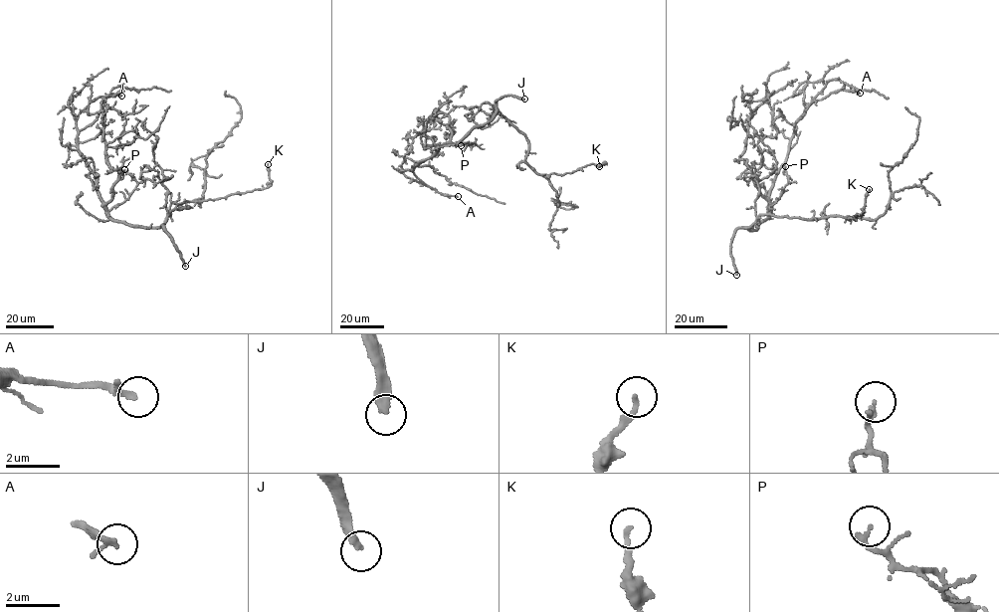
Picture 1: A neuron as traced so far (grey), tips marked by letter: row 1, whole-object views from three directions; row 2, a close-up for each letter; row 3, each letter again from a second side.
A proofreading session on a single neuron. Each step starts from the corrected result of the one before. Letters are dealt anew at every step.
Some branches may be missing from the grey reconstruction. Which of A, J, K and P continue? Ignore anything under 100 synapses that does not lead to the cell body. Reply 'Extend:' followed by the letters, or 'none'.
Extend: J

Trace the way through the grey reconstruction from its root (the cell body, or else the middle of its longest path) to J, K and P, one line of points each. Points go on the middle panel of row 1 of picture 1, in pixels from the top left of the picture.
J: (492, 117), (499, 100), (507, 95), (524, 99)
K: (492, 117), (498, 110), (524, 134), (528, 144), (525, 161), (539, 174), (564, 174), (605, 162), (599, 166)
P: (492, 117), (455, 143), (476, 144), (461, 145)

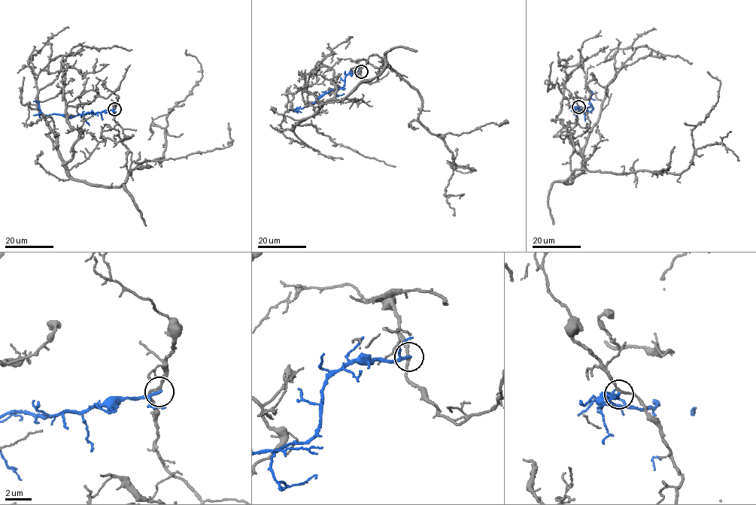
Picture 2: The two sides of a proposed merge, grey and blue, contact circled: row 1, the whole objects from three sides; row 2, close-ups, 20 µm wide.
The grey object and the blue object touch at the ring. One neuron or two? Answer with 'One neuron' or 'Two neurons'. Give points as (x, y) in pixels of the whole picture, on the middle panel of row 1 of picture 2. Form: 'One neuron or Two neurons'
Two neurons

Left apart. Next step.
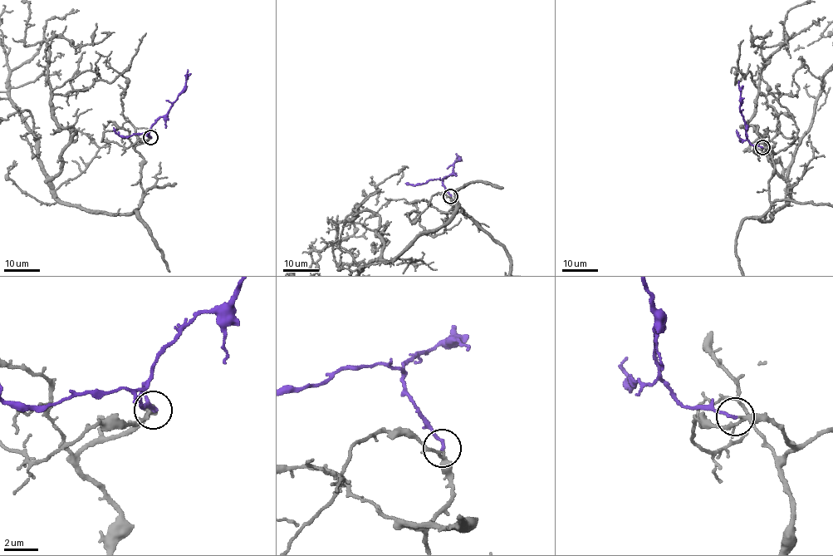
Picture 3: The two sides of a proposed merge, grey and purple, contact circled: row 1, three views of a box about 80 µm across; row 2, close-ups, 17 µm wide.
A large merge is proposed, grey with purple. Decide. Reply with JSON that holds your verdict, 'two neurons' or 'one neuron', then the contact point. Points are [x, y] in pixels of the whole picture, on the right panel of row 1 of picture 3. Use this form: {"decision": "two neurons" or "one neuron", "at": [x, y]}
{"decision": "one neuron", "at": [762, 147]}

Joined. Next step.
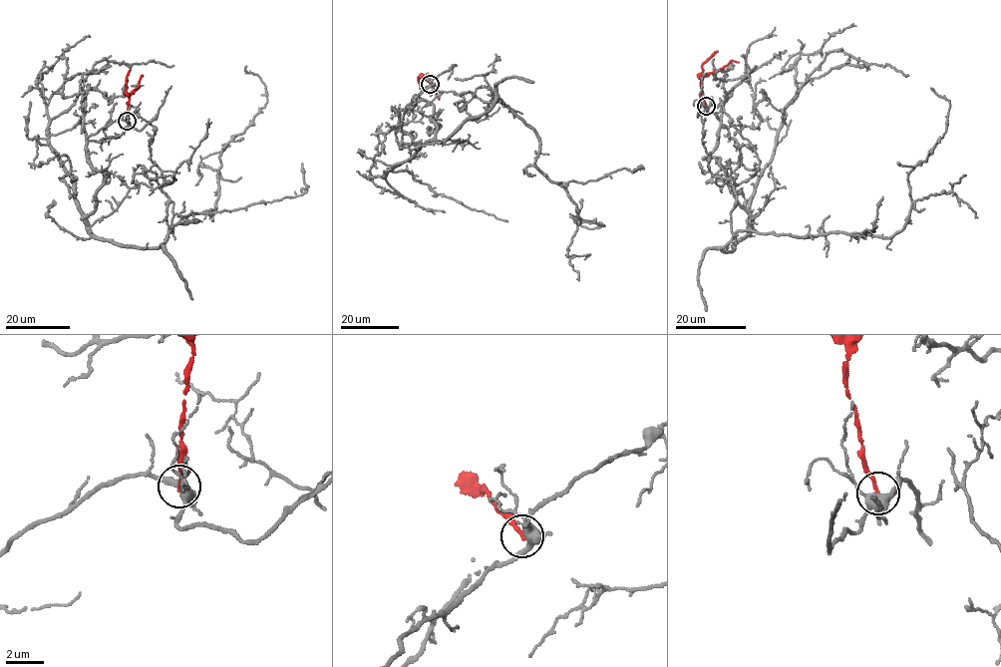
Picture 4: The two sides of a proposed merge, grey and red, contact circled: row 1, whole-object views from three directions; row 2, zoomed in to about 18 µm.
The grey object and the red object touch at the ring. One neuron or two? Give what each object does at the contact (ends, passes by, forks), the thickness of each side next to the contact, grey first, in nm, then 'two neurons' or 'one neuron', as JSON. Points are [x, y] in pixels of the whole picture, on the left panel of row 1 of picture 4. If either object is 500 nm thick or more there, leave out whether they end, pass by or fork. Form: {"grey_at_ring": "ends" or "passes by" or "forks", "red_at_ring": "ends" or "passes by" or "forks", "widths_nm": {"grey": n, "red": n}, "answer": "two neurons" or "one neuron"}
{"grey_at_ring": "forks", "red_at_ring": "ends", "widths_nm": {"grey": 440, "red": 200}, "answer": "two neurons"}

